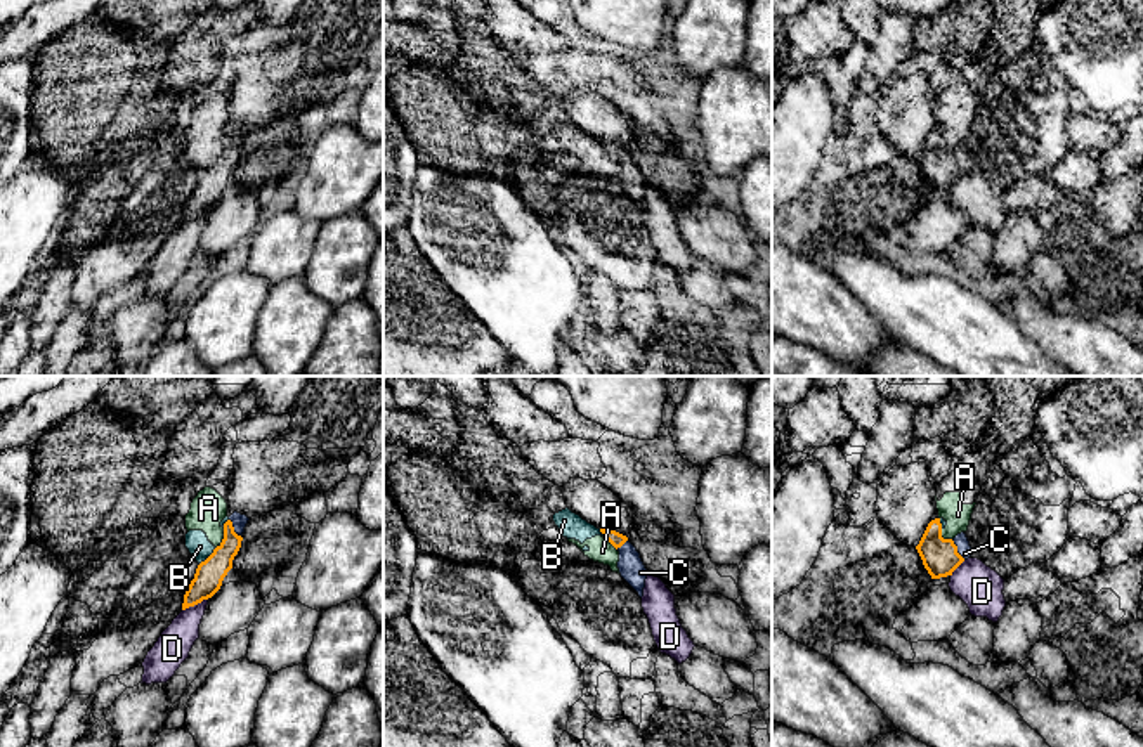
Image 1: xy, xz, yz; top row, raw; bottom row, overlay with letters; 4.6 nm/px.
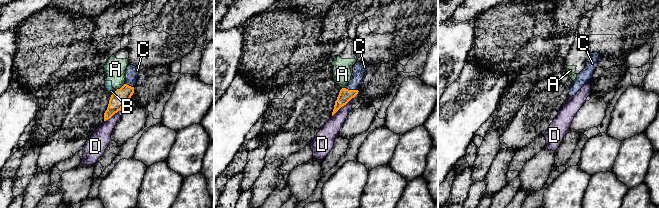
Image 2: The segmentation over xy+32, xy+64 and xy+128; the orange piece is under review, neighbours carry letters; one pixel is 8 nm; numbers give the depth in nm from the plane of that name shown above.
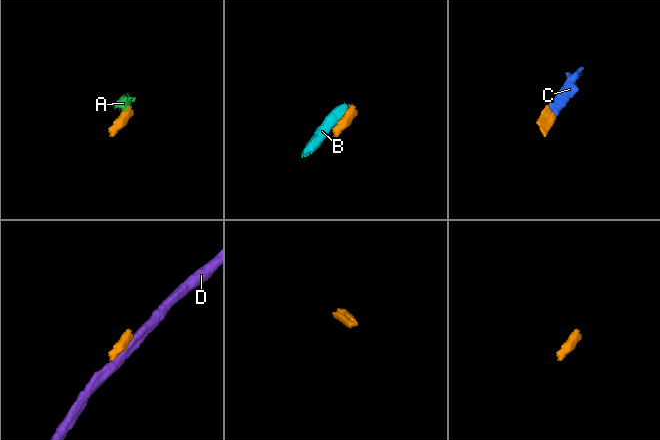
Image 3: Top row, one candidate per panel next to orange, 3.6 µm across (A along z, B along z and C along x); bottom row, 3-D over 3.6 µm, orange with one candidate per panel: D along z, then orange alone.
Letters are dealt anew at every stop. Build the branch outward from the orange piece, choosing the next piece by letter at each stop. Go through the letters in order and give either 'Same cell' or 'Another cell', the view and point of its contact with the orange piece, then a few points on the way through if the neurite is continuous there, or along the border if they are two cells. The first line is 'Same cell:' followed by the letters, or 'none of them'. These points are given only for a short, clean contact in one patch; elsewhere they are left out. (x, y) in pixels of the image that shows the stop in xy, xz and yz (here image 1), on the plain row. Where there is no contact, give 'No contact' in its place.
Same cell: C
A: Another cell. Touches orange at xy (224, 149). Boundary: xy (224, 139), (224, 149), (215, 160)
B: Another cell. Touches orange at xy (209, 168)
C: Same cell. Touches orange at yz (956, 162). Path across: yz (940, 170), (956, 162), (961, 153)
D: Another cell. Touches orange at xy (195, 215)

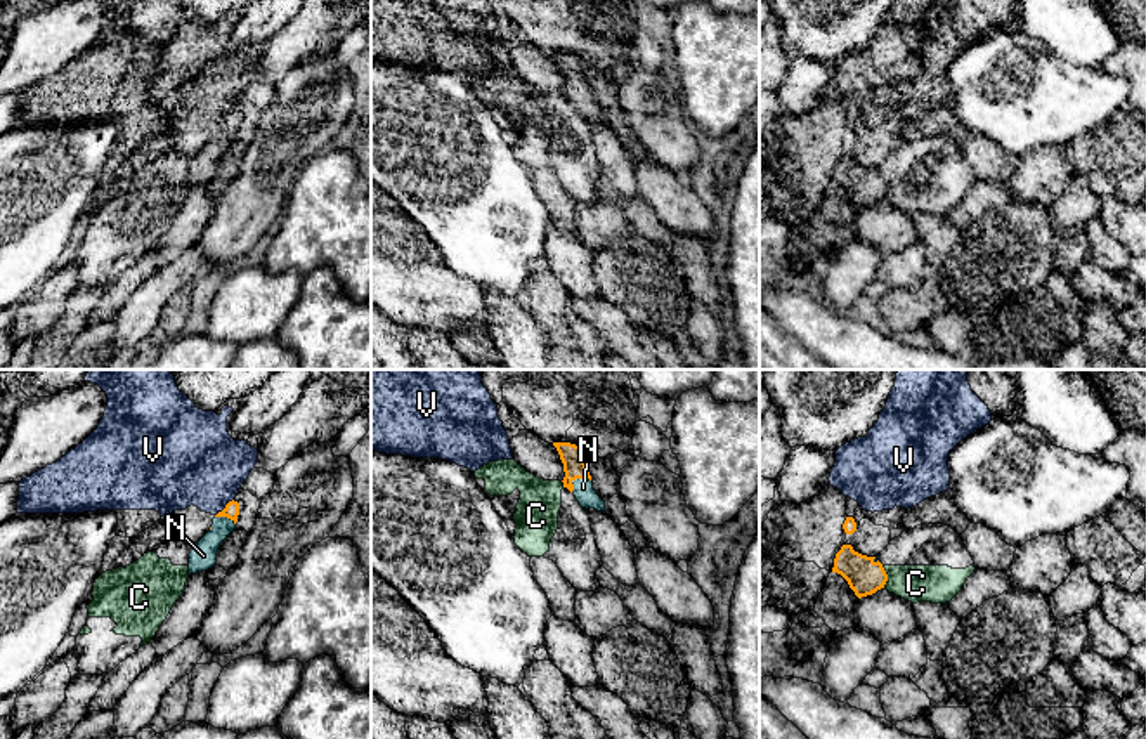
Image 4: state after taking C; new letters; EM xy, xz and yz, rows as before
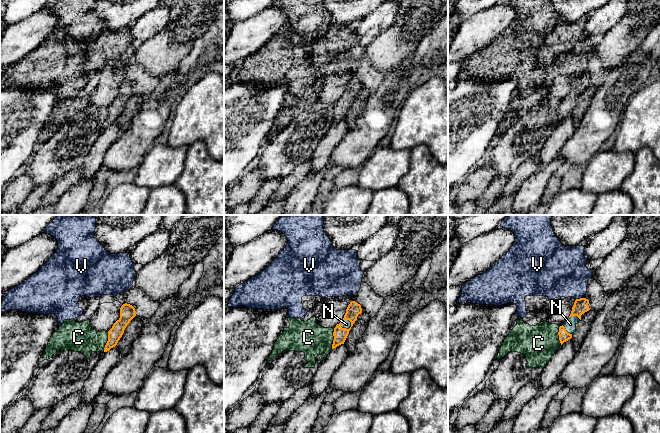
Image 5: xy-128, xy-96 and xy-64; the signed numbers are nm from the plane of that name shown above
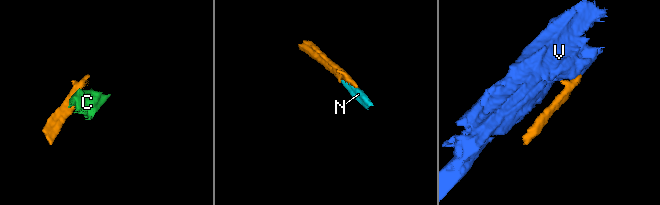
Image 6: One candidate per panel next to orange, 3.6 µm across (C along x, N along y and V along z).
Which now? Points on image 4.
Same cell: N
C: Another cell. Touches orange at yz (886, 188). Boundary: yz (881, 177), (886, 186), (885, 198)
N: Same cell. Touches orange at xz (576, 89). Path across: xz (571, 66), (576, 89), (583, 99)
V: Another cell. Touches orange at xy (226, 118). Boundary: xy (233, 110), (215, 127)

